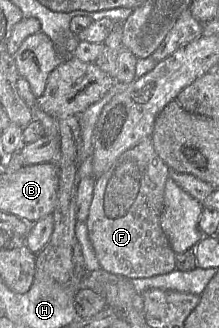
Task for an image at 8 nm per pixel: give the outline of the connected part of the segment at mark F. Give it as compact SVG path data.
M151 137L122 153L112 166L96 178L86 220L88 234L101 268L128 279L147 278L176 269L176 253L161 227L165 184L170 168L154 149Z

